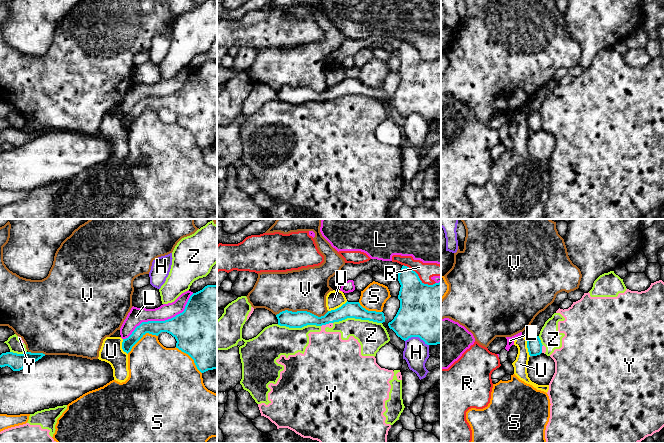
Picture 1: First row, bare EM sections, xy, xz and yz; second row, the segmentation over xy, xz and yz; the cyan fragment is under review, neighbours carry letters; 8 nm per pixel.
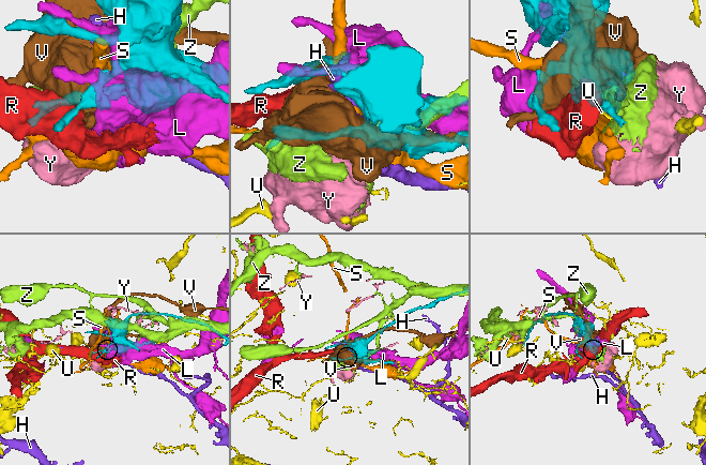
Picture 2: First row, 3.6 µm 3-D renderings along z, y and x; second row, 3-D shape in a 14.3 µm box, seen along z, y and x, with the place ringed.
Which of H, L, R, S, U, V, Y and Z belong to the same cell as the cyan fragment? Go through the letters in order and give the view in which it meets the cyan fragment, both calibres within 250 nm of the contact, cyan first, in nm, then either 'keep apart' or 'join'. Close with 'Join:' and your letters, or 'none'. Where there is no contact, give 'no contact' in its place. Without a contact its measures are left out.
H: contact in xz; calibres 480 and 200 nm; keep apart
L: contact in xy; calibres 300 and 140 nm; keep apart
R: contact in xz; calibres 380 and 140 nm; keep apart
S: contact in xy; calibres 120 and 380 nm; keep apart
U: contact in xz; calibres 130 and 140 nm; keep apart
V: contact in xz; calibres 140 and 340 nm; keep apart
Y: contact in xz; calibres 140 and 340 nm; keep apart
Z: contact in xz; calibres 130 and 220 nm; keep apart
Join: none

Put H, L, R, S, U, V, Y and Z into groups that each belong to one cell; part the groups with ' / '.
H / L R / S / U / V / Y Z

